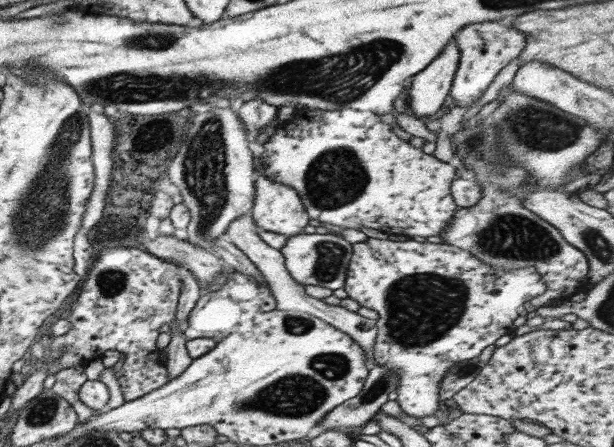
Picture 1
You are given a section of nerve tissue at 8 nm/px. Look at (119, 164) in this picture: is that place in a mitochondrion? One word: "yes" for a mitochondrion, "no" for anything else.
no

